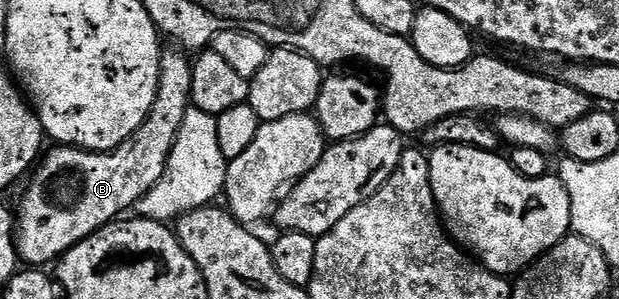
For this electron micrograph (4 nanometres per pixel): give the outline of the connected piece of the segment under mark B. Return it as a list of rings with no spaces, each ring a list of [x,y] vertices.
[[[167,48],[160,63],[156,103],[152,103],[148,119],[127,141],[112,153],[54,147],[41,158],[29,178],[30,190],[23,195],[18,213],[16,209],[18,255],[27,266],[46,267],[49,261],[50,264],[57,262],[73,245],[121,218],[125,209],[133,210],[138,200],[160,183],[160,175],[164,175],[168,155],[178,138],[180,123],[184,123],[184,115],[192,108],[191,91],[191,58],[177,48]]]

